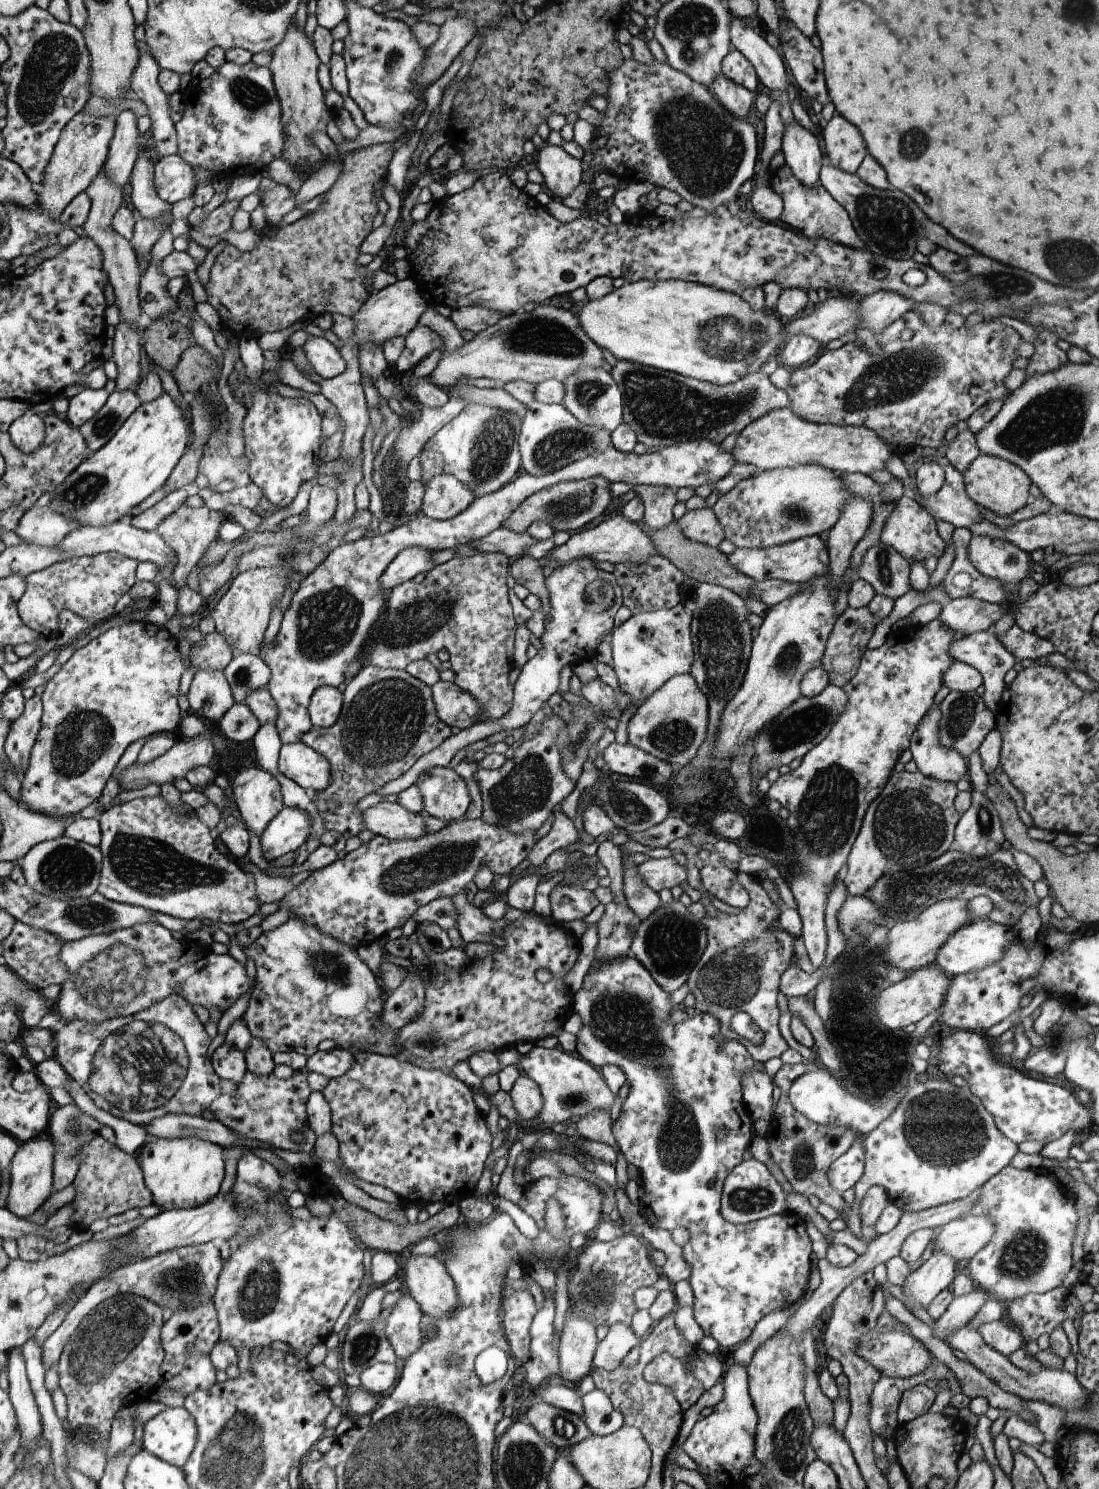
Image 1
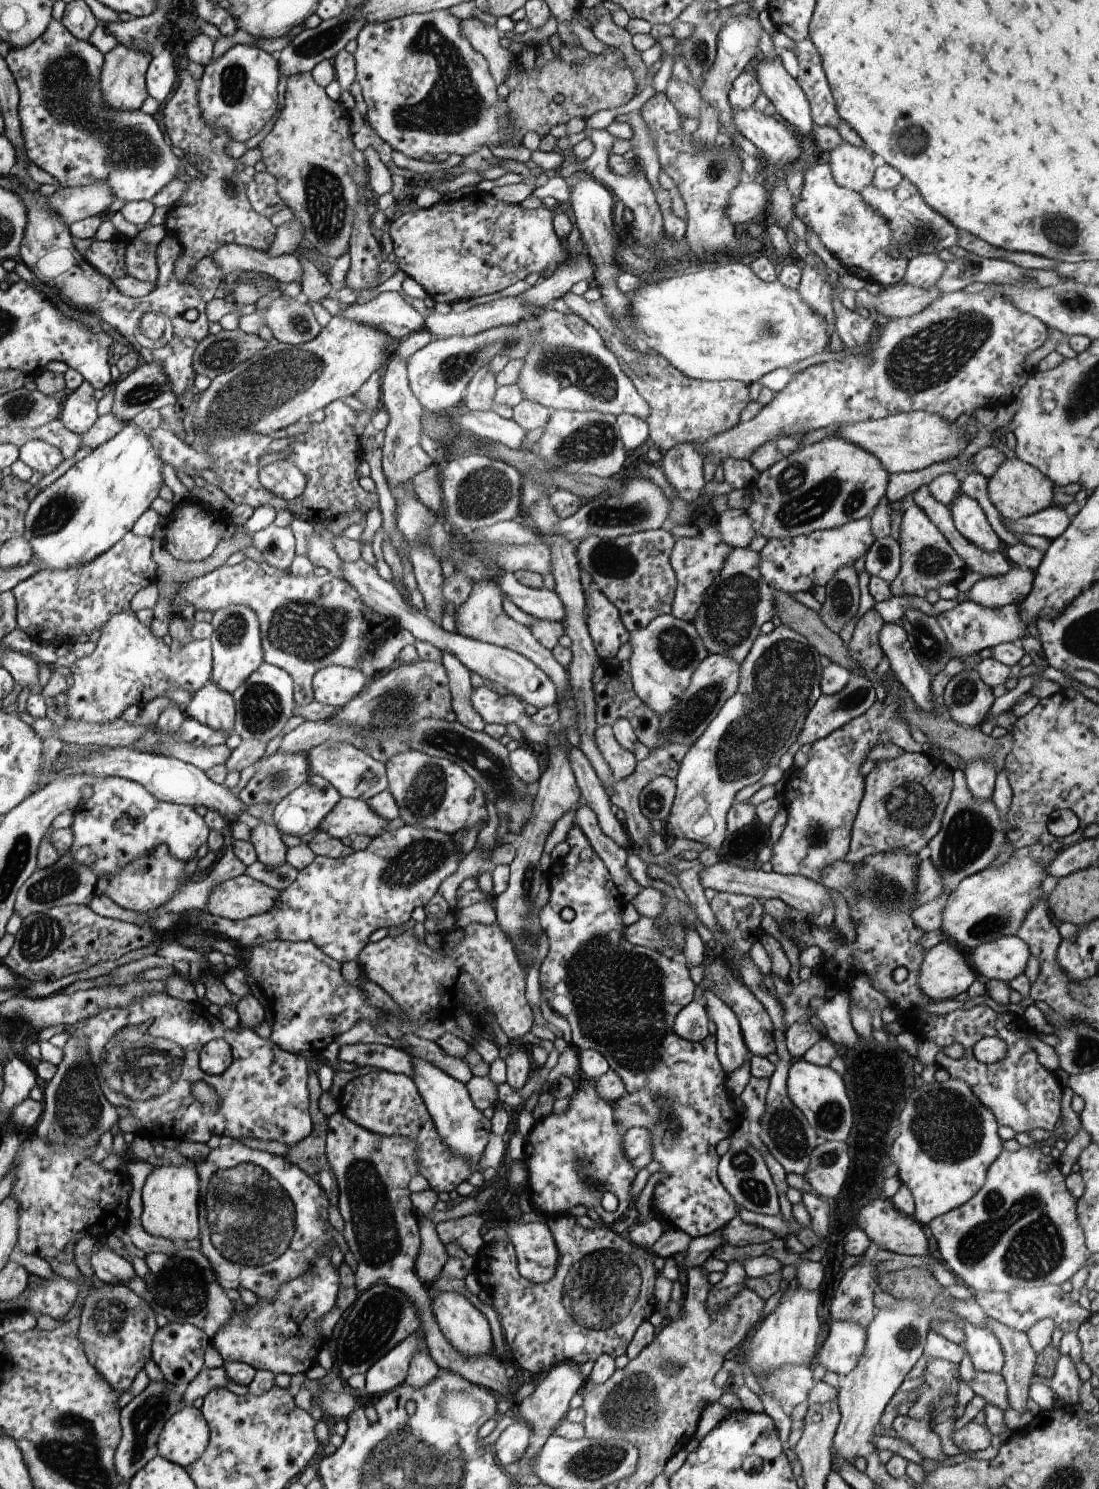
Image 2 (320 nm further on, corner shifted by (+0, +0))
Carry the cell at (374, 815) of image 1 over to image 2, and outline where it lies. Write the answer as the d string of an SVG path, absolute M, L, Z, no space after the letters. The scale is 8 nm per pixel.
M342 797L318 825L318 832L328 833L334 838L369 834L376 837L389 822L376 815L367 801Z

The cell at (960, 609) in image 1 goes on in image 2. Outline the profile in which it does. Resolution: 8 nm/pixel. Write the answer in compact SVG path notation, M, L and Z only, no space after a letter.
M1012 564L1003 575L984 577L976 582L969 590L970 601L992 608L1003 607L1008 603L1016 603L1019 605L1032 590L1034 579L1035 573L1032 569Z

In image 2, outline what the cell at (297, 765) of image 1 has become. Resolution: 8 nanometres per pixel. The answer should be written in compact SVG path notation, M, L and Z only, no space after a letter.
M322 743L309 750L308 756L312 774L323 776L342 797L367 801L378 793L382 793L383 790L387 790L387 786L390 784L387 778L387 765L375 759L364 749L351 744Z

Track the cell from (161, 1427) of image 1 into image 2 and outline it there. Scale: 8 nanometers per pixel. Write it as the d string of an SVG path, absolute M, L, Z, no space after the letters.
M184 1406L164 1424L158 1456L186 1468L203 1456L210 1440L210 1426L203 1411Z

